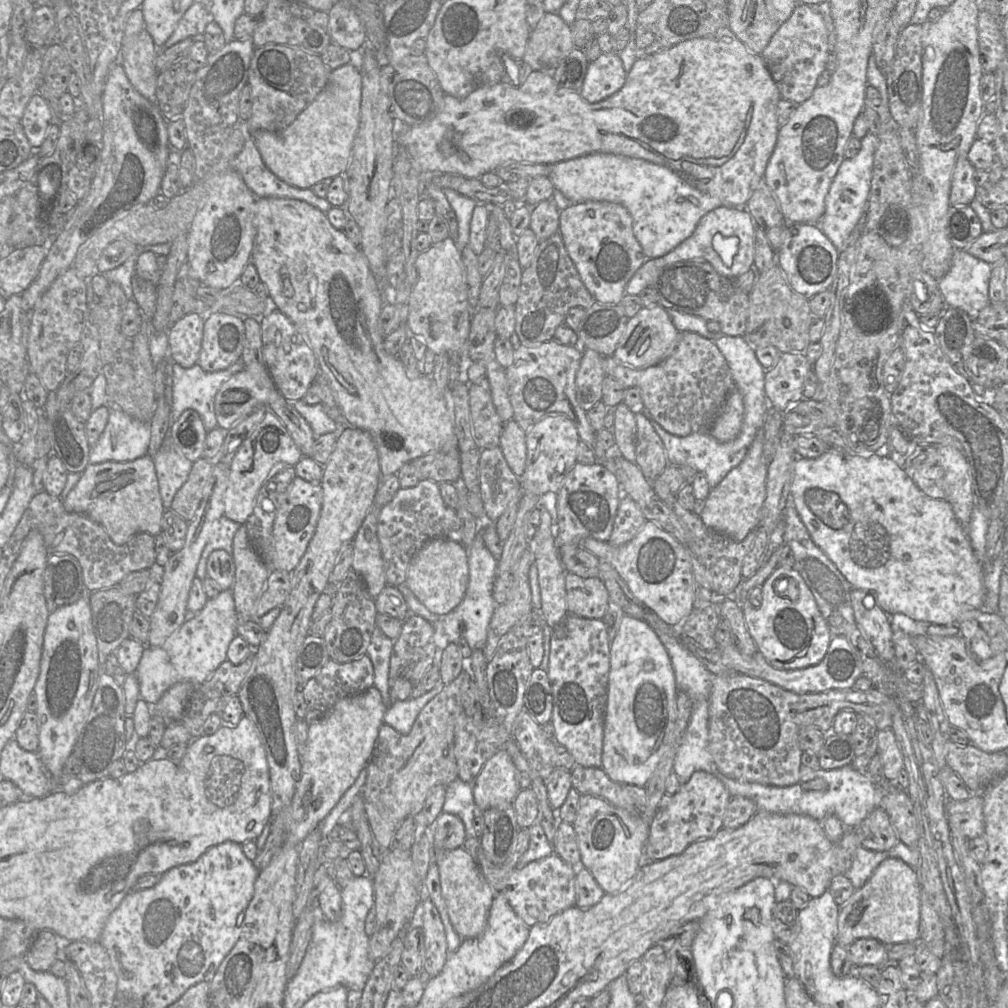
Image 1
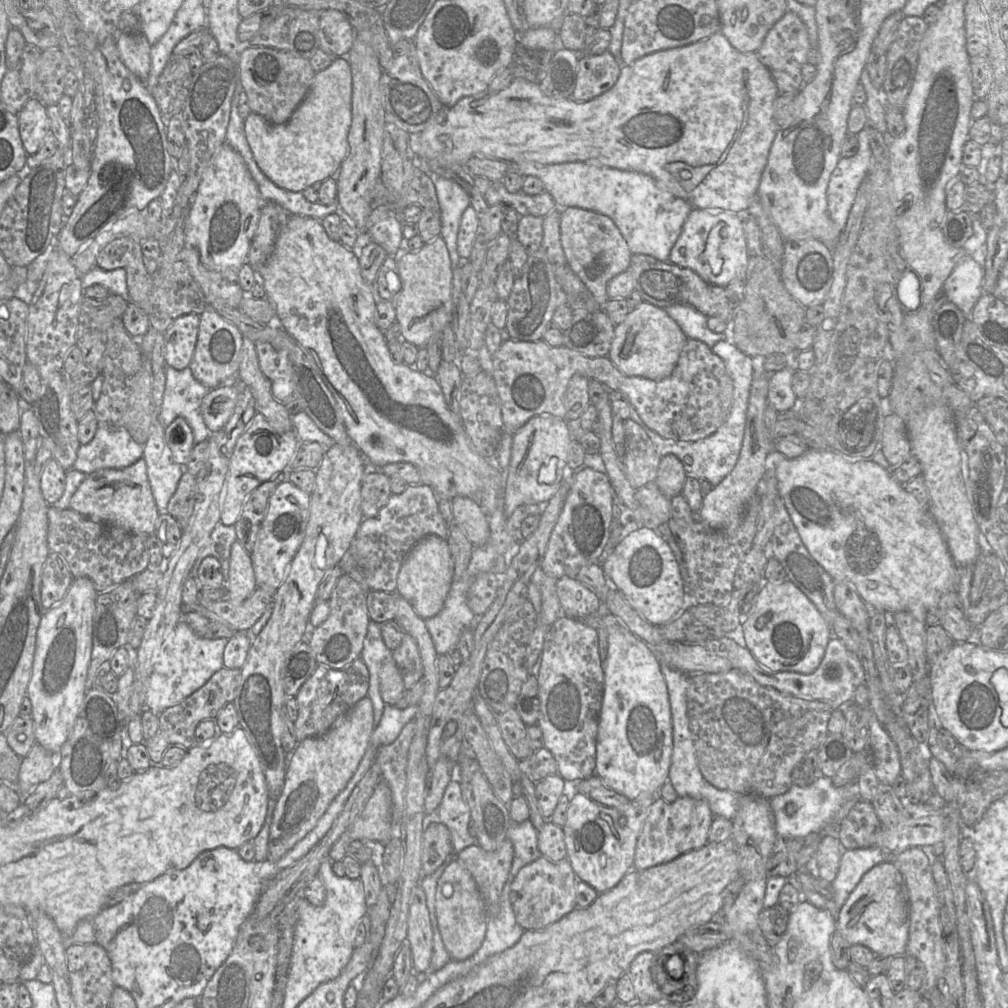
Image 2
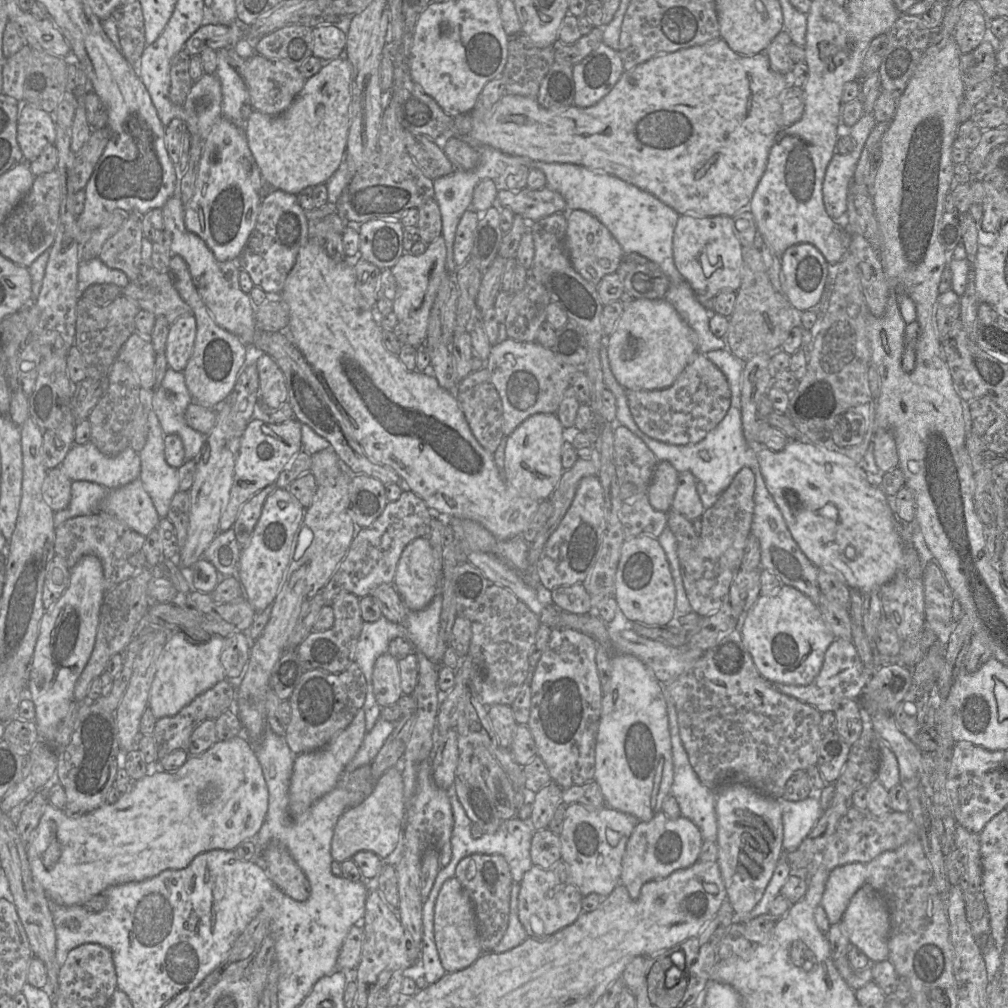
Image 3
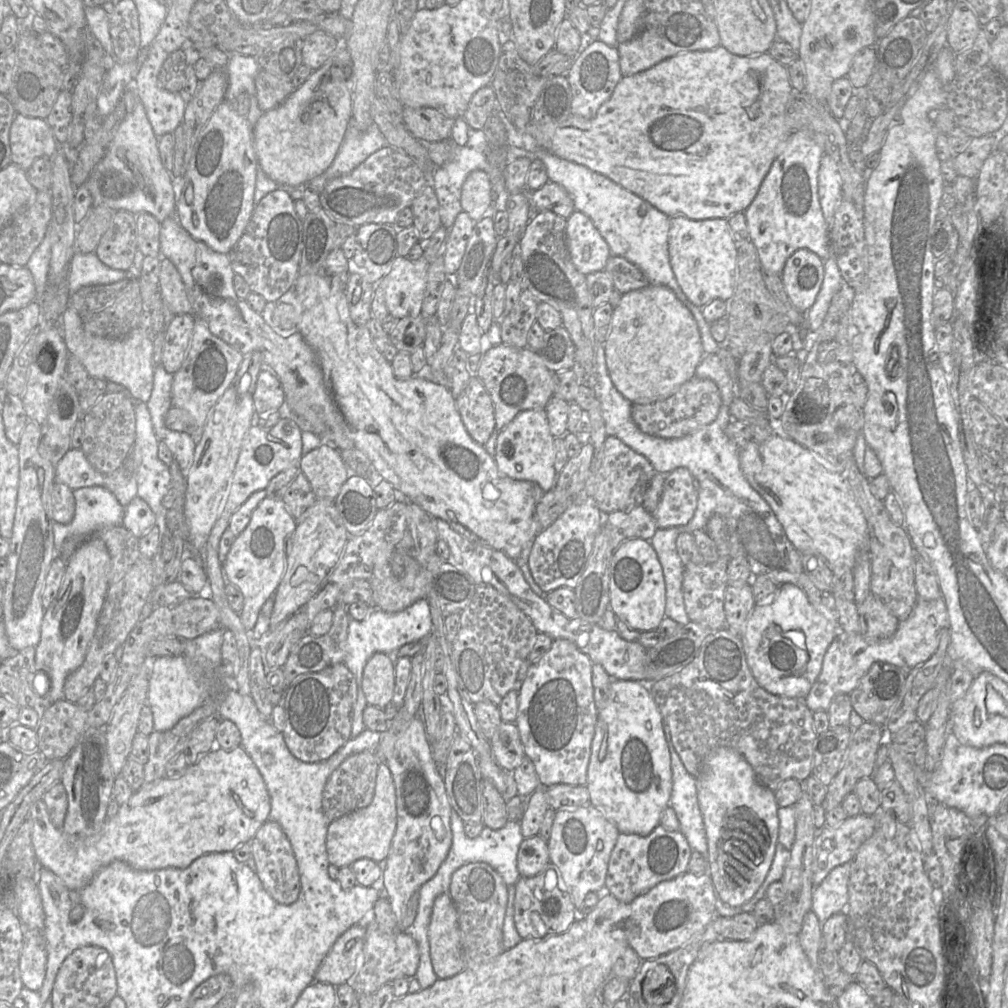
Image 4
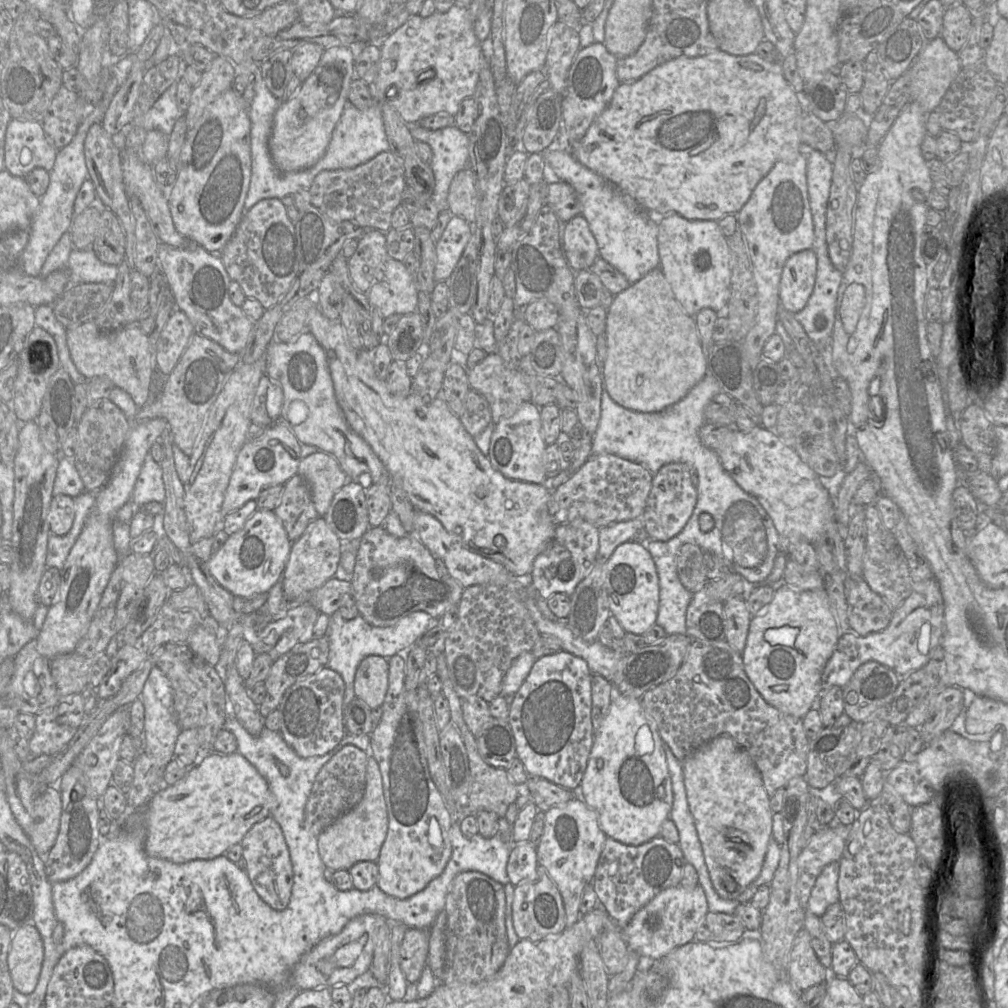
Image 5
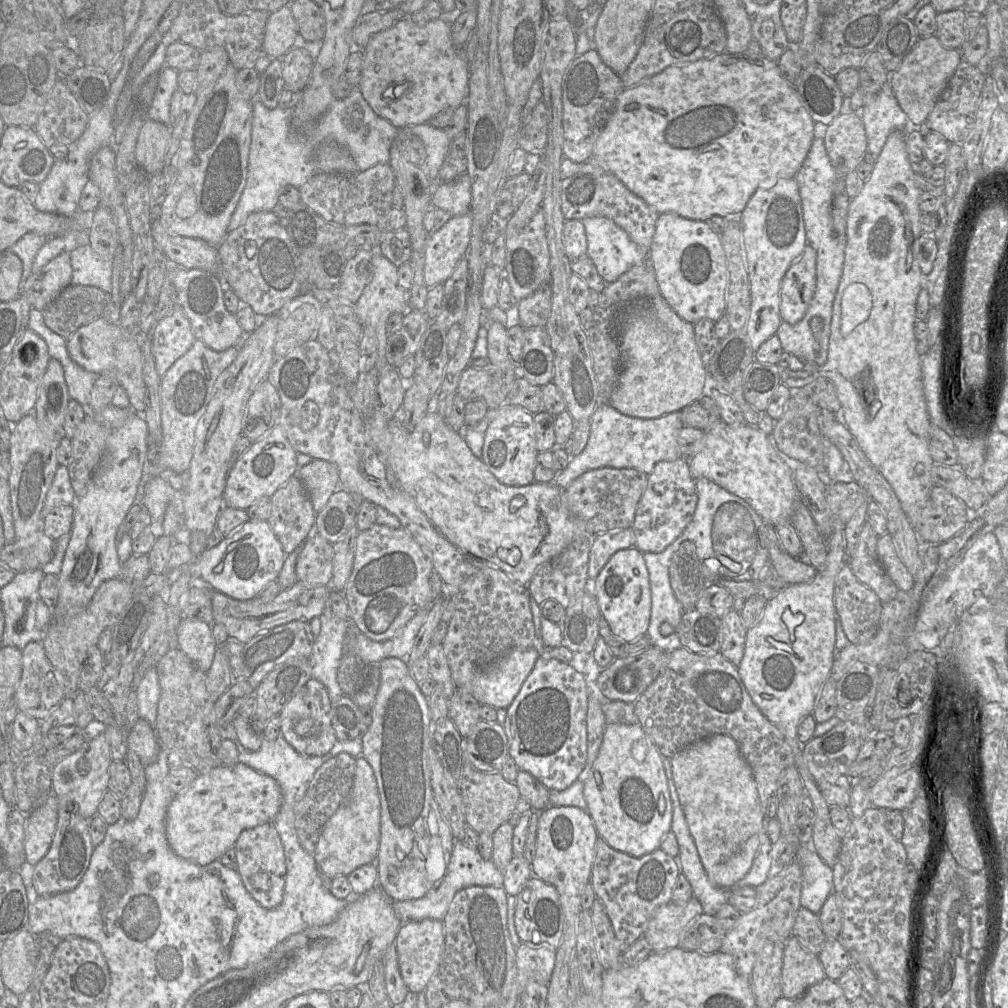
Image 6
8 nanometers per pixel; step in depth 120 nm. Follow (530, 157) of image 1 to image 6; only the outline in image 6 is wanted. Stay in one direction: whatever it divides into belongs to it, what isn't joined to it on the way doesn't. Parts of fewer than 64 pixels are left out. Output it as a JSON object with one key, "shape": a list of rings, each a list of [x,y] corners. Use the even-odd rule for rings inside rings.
{"shape":[[[724,51],[708,59],[670,66],[632,87],[624,88],[616,100],[609,120],[595,142],[590,161],[596,162],[604,170],[615,175],[630,191],[659,214],[674,213],[696,221],[706,221],[713,216],[738,218],[763,181],[768,178],[795,178],[815,138],[814,124],[796,88],[781,77],[777,61],[766,57],[749,58],[744,55],[744,52],[734,54]]]}

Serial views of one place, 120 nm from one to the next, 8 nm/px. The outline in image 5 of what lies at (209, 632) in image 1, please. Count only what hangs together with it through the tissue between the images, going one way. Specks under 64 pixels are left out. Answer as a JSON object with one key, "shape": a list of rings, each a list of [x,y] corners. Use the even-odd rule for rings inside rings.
{"shape":[[[156,665],[150,671],[140,698],[145,707],[144,748],[152,749],[158,740],[177,741],[182,730],[174,712],[173,689],[170,680]]]}

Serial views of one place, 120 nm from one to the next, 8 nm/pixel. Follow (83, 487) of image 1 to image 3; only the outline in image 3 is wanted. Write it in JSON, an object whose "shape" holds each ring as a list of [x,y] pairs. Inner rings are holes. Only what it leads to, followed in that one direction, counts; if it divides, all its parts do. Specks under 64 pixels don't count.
{"shape":[[[139,478],[125,486],[109,490],[102,502],[101,511],[115,516],[144,537],[156,529],[160,520]]]}

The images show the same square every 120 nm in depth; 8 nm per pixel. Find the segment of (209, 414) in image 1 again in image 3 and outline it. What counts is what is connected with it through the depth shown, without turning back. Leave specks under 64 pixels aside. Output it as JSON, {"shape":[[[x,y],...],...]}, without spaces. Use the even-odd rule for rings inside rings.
{"shape":[[[168,368],[160,386],[153,392],[151,405],[164,435],[175,434],[181,438],[186,460],[194,460],[205,441],[205,435],[185,422],[185,411],[193,402],[183,372]]]}

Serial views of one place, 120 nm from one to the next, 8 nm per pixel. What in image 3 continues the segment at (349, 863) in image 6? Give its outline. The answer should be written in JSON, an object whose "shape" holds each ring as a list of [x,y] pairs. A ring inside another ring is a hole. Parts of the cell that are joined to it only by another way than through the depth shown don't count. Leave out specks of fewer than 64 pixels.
{"shape":[[[398,766],[388,768],[376,780],[371,794],[359,805],[346,808],[339,817],[331,841],[331,857],[342,863],[359,851],[371,851],[383,859],[393,852],[400,840],[405,822],[405,800],[402,775]]]}

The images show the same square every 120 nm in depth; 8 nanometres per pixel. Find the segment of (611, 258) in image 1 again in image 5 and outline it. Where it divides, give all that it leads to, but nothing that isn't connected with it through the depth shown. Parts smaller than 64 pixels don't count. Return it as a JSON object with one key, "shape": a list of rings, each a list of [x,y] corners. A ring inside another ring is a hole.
{"shape":[[[581,214],[564,224],[562,248],[573,271],[587,270],[599,257],[599,249],[589,224]]]}

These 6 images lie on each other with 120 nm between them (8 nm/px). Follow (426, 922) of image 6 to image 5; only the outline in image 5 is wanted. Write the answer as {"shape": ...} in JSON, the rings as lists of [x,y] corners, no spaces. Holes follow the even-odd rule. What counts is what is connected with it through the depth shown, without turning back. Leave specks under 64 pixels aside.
{"shape":[[[407,928],[400,948],[400,969],[408,983],[417,983],[429,953],[429,930]]]}

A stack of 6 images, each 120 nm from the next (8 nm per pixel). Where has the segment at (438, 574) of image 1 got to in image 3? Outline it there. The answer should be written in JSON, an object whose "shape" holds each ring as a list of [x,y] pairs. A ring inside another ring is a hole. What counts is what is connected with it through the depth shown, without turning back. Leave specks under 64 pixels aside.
{"shape":[[[419,537],[406,545],[396,566],[393,585],[409,610],[422,610],[432,601],[438,578],[428,538]]]}

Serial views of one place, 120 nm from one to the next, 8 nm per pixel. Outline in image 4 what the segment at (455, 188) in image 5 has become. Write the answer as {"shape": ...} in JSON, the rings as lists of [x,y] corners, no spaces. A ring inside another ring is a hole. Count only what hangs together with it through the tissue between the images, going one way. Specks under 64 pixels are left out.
{"shape":[[[485,171],[469,173],[462,186],[461,206],[475,223],[493,210],[492,185]]]}

